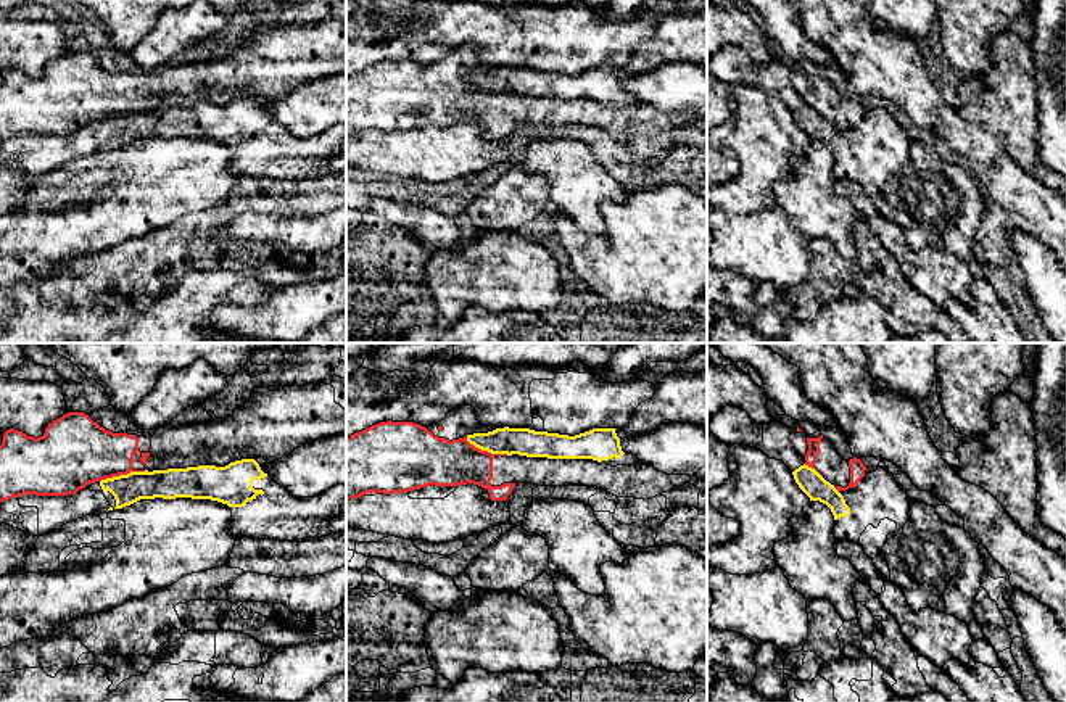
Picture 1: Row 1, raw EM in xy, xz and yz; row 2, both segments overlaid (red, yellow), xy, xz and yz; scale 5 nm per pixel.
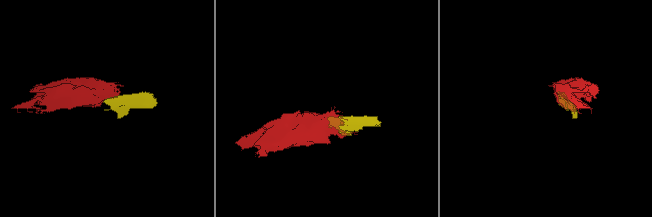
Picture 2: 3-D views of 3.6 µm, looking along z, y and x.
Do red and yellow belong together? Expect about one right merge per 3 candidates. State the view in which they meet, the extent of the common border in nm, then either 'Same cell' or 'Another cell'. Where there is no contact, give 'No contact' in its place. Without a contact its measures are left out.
Touches red in xy. Shared border 240 nm. Another cell

